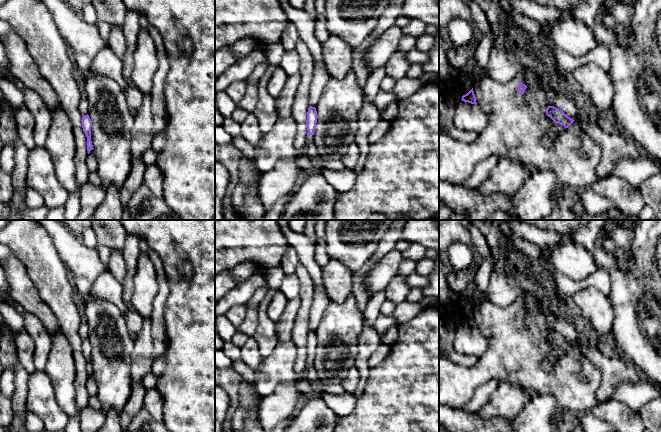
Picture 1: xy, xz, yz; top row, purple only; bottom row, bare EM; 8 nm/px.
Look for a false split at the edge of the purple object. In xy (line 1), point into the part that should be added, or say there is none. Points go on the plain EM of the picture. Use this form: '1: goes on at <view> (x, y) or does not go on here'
1: does not go on here

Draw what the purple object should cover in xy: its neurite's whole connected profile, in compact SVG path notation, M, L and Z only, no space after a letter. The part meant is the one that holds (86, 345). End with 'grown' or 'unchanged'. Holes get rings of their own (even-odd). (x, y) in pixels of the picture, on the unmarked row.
M84 339L82 340L82 352L83 355L87 361L87 375L88 378L90 377L91 374L93 374L93 369L92 369L92 365L91 365L91 351L92 351L92 345L89 341L89 339Z; unchanged

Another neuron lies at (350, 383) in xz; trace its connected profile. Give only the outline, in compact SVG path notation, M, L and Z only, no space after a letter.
M352 367L348 370L347 375L341 380L340 384L343 386L345 393L354 393L357 390L360 375L357 368Z

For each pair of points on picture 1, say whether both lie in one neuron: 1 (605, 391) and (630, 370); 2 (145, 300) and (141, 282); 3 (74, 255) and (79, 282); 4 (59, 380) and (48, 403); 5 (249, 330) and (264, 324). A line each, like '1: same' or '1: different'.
1: same
2: same
3: different
4: different
5: different

